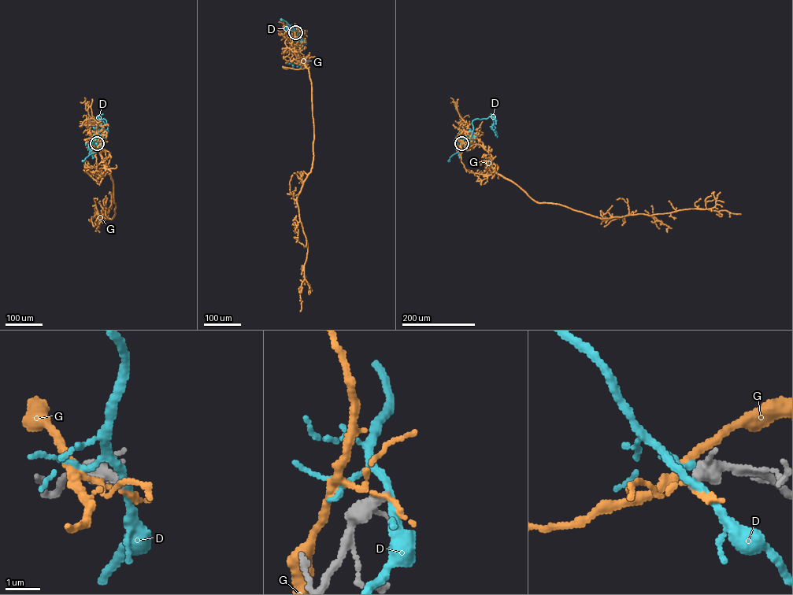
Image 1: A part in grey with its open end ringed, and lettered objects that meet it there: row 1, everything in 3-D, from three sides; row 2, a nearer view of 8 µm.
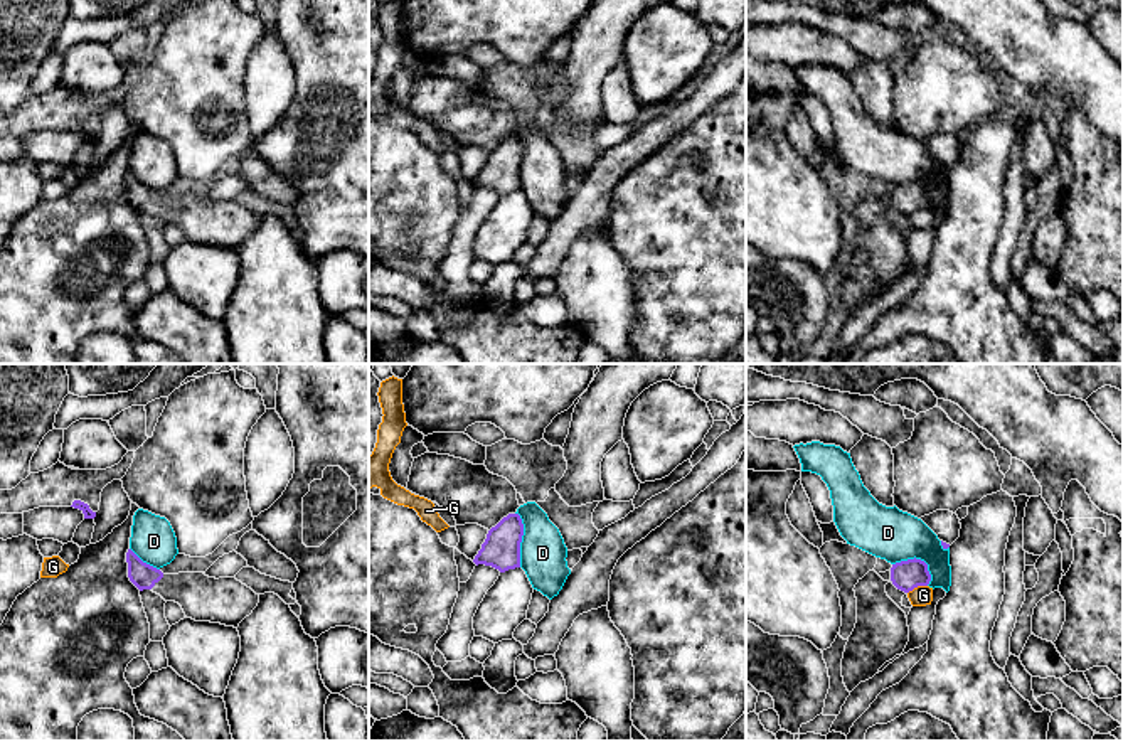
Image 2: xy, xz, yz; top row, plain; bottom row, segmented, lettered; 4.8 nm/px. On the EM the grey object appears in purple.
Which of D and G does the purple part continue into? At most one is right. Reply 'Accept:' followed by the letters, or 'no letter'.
Accept: no letter

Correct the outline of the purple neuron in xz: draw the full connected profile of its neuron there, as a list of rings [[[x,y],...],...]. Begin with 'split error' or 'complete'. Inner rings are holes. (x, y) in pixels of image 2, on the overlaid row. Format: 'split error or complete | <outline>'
complete | [[[508,514],[487,534],[473,562],[492,566],[500,573],[520,568],[524,524],[519,514]]]

